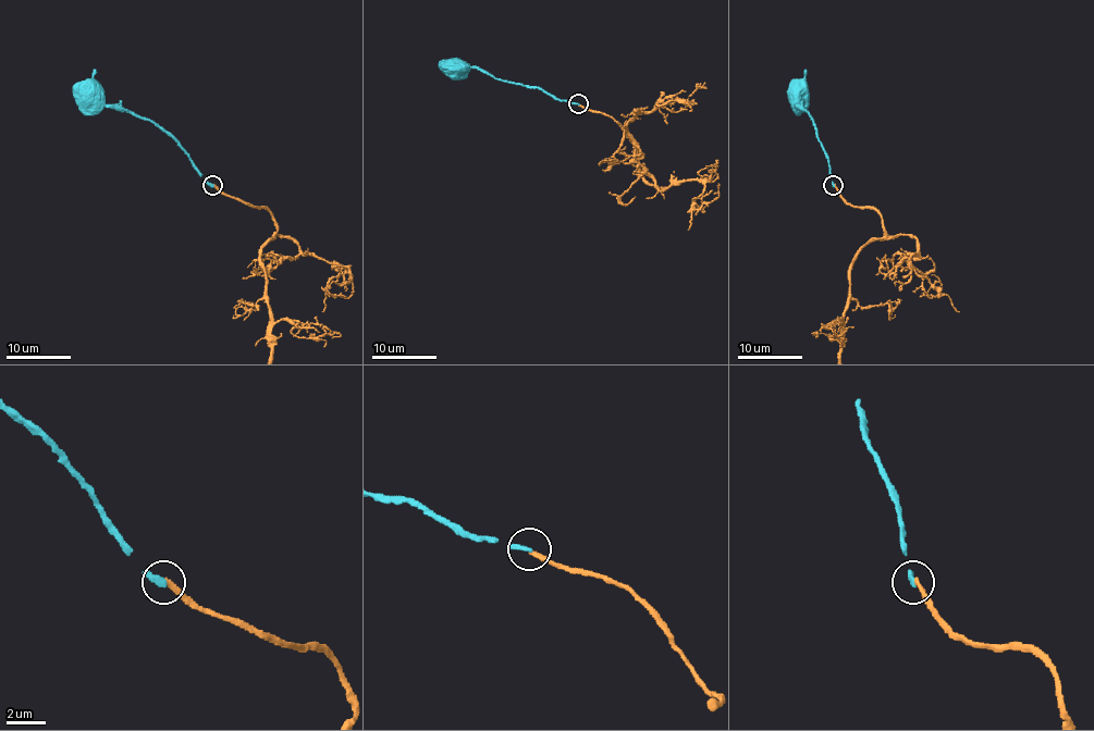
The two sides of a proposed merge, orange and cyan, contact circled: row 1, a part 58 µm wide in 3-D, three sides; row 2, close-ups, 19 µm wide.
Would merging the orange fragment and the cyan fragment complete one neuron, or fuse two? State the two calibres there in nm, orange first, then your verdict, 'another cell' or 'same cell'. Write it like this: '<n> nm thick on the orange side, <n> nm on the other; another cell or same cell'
240 nm thick on the orange side, 280 nm on the other; another cell

